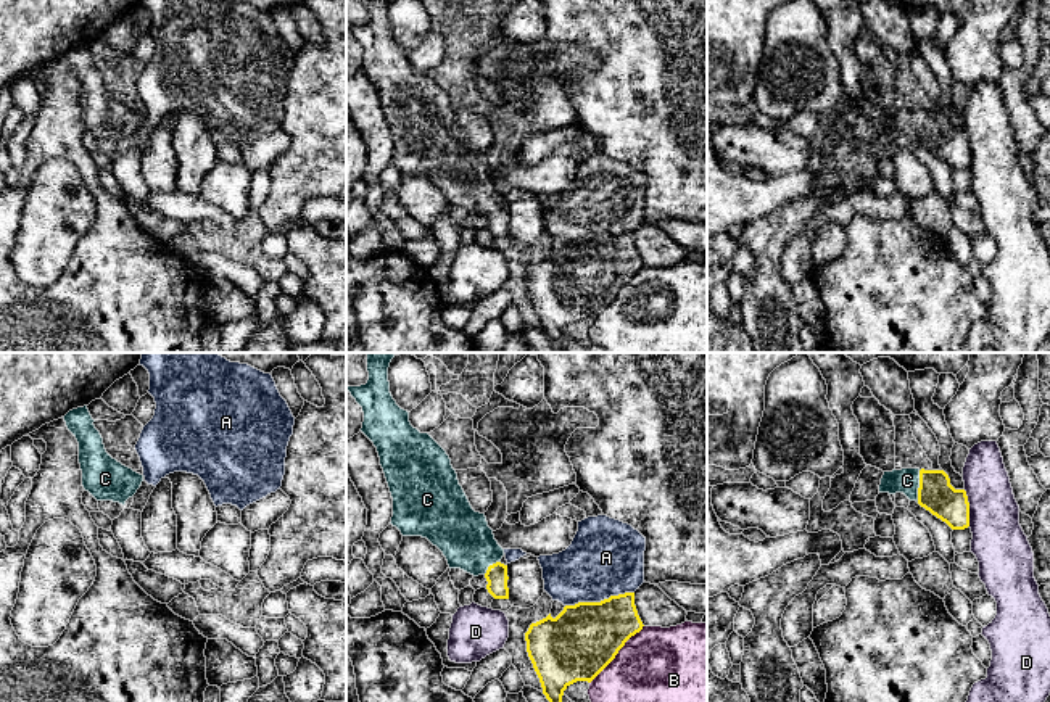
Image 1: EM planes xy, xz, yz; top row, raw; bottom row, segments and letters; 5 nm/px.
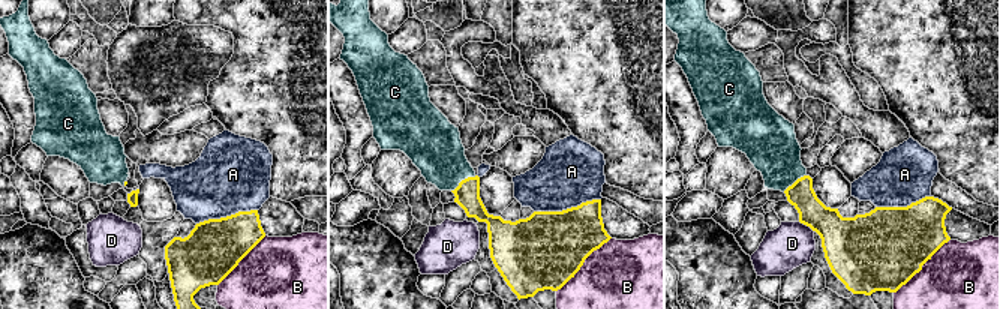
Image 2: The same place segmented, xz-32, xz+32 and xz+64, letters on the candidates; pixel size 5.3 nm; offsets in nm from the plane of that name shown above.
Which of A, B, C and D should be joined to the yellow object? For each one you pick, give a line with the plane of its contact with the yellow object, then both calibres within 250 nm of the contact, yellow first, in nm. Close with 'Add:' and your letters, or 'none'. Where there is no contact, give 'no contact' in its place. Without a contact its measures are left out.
C: meets yellow in yz; 180 nm thick on the yellow side, 130 nm on the other
Add: C

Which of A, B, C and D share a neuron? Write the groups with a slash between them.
A / B / C / D

